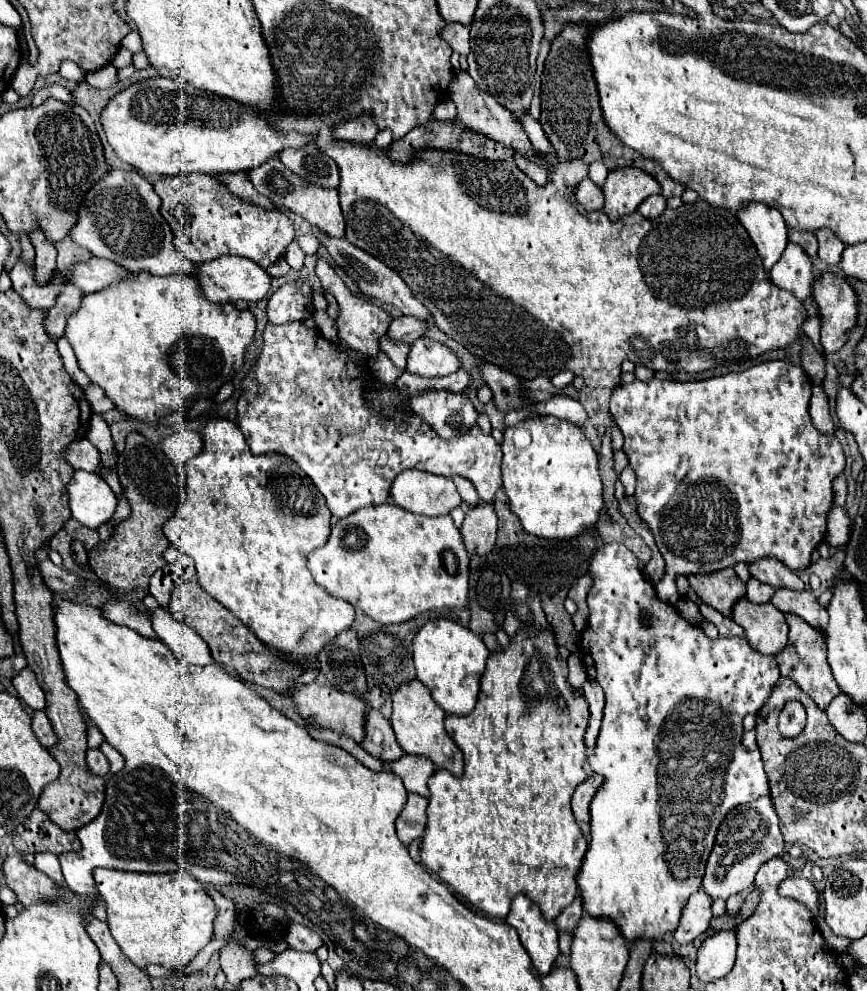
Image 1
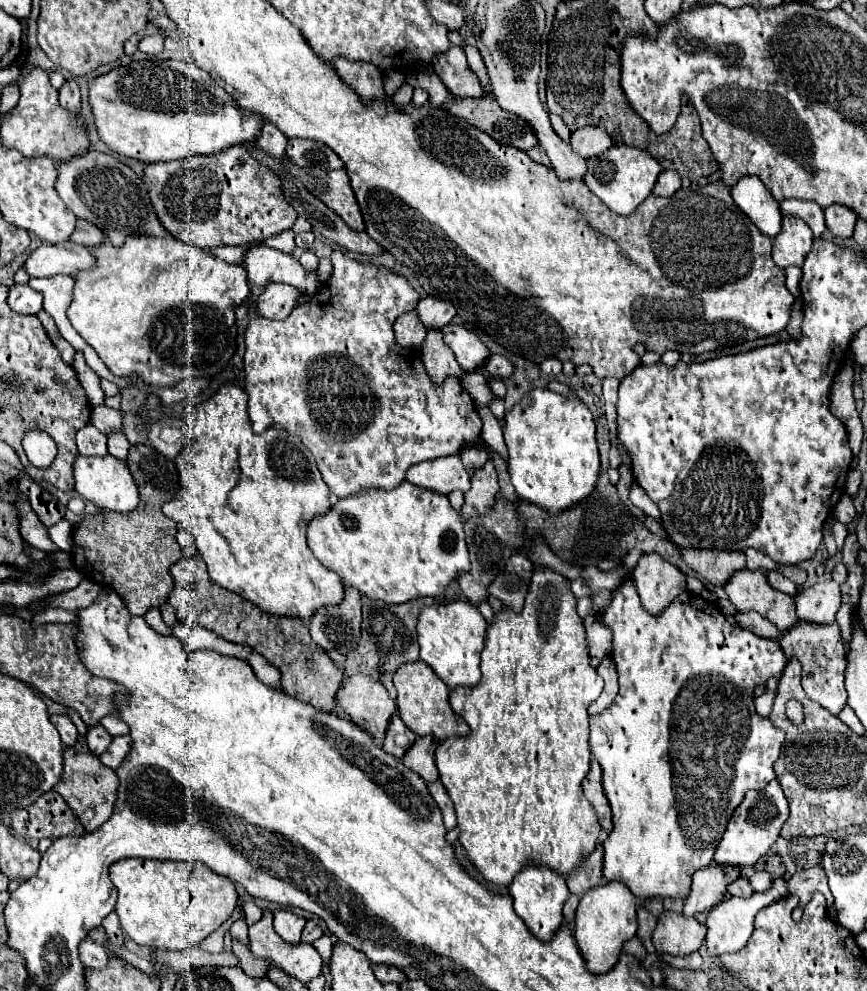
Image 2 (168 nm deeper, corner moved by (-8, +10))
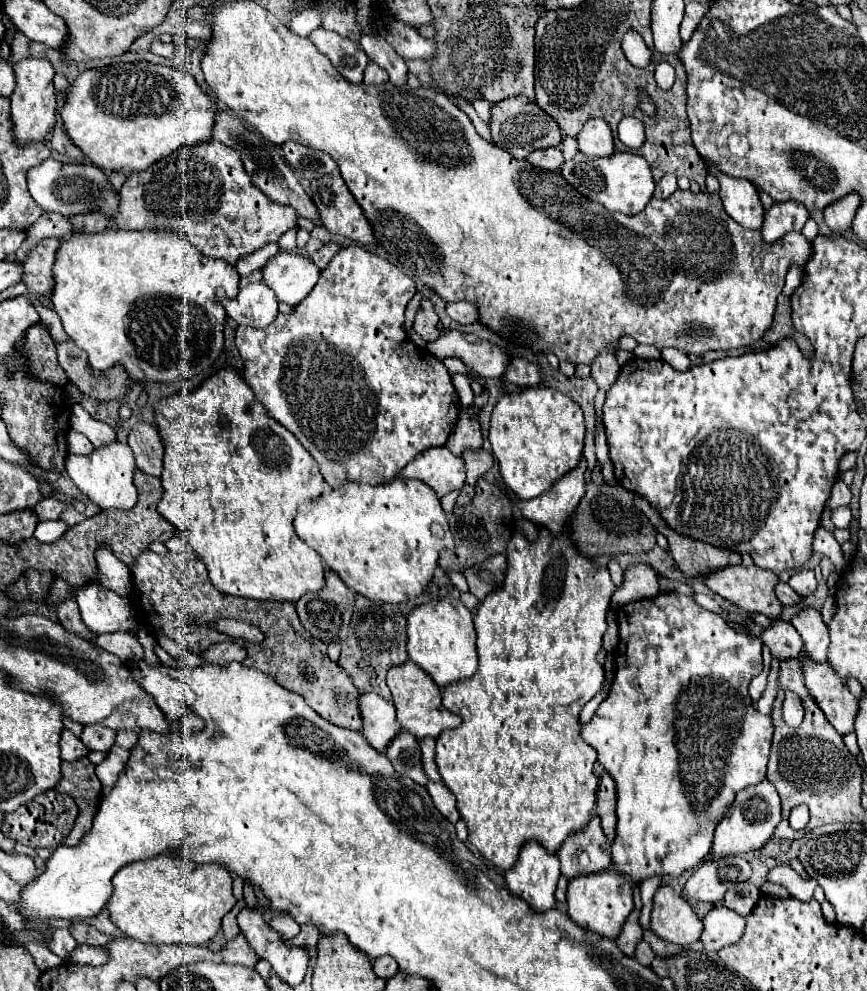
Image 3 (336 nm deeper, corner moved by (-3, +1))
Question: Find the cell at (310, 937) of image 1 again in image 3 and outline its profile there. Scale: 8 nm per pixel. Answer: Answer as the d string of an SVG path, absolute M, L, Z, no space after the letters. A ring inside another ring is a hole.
M302 926L300 934L292 940L288 940L286 944L298 946L298 948L316 948L318 940L320 940L320 934L318 934L318 930L314 930L314 926Z

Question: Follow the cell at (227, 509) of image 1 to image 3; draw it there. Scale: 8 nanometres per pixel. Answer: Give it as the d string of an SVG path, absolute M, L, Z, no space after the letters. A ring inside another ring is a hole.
M232 368L220 370L198 390L160 400L156 404L156 424L166 448L162 470L164 496L158 512L176 526L198 558L202 558L212 586L228 596L278 602L298 602L308 592L322 592L326 586L322 558L294 534L292 520L300 500L322 494L324 478L318 462L294 434L262 410L250 386Z

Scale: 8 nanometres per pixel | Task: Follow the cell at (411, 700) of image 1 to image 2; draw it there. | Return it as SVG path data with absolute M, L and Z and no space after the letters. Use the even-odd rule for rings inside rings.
M417 659L413 663L403 663L395 671L393 683L397 687L399 717L415 735L435 735L437 739L447 739L453 735L469 733L469 725L449 705L449 687L437 679L433 669L425 661Z

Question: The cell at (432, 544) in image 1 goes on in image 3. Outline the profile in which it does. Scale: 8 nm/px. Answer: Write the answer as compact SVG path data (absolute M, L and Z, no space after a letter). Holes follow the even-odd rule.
M394 478L392 482L382 486L346 482L346 486L328 490L316 500L300 502L298 514L294 518L294 530L302 542L306 542L322 556L324 566L336 572L352 592L362 594L374 602L390 604L420 596L434 578L440 550L454 548L448 518L434 490L430 490L430 486L426 486L424 482L404 478Z

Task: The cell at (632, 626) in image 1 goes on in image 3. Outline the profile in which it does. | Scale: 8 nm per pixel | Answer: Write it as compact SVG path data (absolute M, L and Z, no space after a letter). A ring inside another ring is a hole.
M662 592L656 598L640 600L626 604L616 614L618 620L618 646L614 652L616 660L616 674L612 682L612 690L608 698L598 706L594 718L582 726L582 740L590 744L598 752L598 764L604 766L604 770L614 778L616 782L616 838L612 842L612 866L624 876L630 876L634 884L640 884L652 876L672 876L678 878L686 870L694 870L698 864L704 862L704 858L710 854L714 830L724 818L726 810L734 802L736 794L752 784L758 784L766 780L766 766L772 746L772 718L760 714L750 700L748 684L754 676L762 672L762 642L756 636L740 634L734 628L730 628L720 614L708 612L700 608L692 596L676 594L676 592Z

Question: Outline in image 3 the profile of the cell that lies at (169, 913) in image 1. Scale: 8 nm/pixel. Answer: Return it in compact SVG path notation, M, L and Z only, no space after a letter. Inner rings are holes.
M160 856L152 862L134 862L114 876L114 892L106 904L110 920L126 936L144 944L204 946L220 930L222 918L236 906L230 872L222 866L194 866L184 858Z

